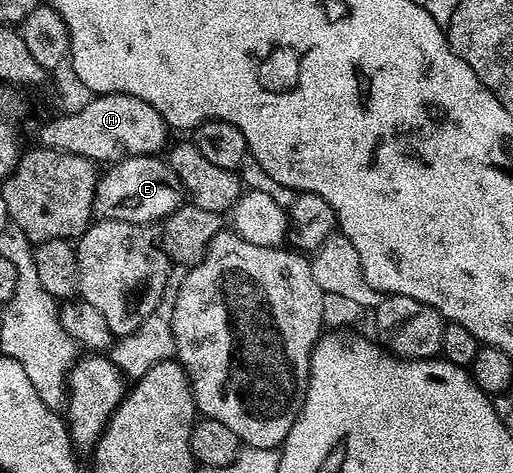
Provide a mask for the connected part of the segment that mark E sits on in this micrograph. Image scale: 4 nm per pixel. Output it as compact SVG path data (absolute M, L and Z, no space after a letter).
M158 155L134 156L112 164L100 175L95 191L96 217L120 220L130 224L150 225L151 220L162 221L184 203L185 193L177 174L168 166L166 159Z

